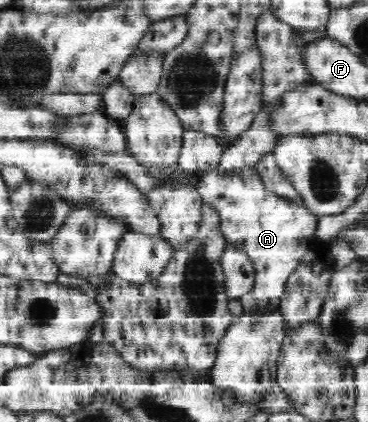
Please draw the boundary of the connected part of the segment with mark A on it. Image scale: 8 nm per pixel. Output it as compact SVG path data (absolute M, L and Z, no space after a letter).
M215 164L196 178L196 187L204 204L211 205L219 213L221 231L227 245L243 251L253 263L254 287L251 292L239 298L242 306L246 310L264 310L266 312L279 309L280 296L283 296L285 292L290 274L299 266L301 259L309 250L309 240L315 238L317 215L314 215L306 206L295 205L275 193L270 193L264 185L256 164L247 164L247 166L231 168L231 170L224 170L220 168L220 164Z

